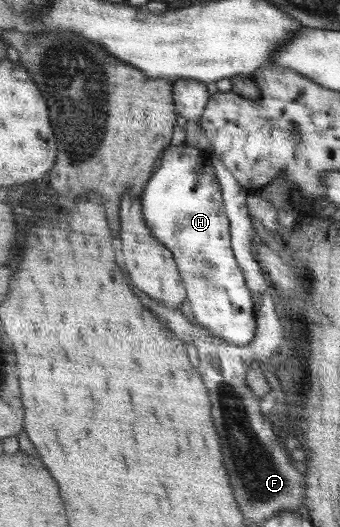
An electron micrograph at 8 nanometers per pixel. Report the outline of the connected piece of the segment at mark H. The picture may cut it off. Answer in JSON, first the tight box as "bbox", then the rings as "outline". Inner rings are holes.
{"bbox":[142,144,258,345],"outline":[[[183,144],[170,146],[161,158],[160,166],[152,175],[142,194],[143,218],[156,240],[168,248],[179,263],[180,274],[186,283],[187,299],[194,311],[196,320],[204,328],[210,328],[228,343],[250,345],[255,338],[258,324],[255,322],[256,306],[253,303],[250,287],[247,286],[246,275],[242,265],[234,260],[235,254],[230,250],[228,236],[228,217],[226,204],[223,202],[223,191],[218,180],[218,172],[214,172],[212,162],[202,156],[197,148]]]}

